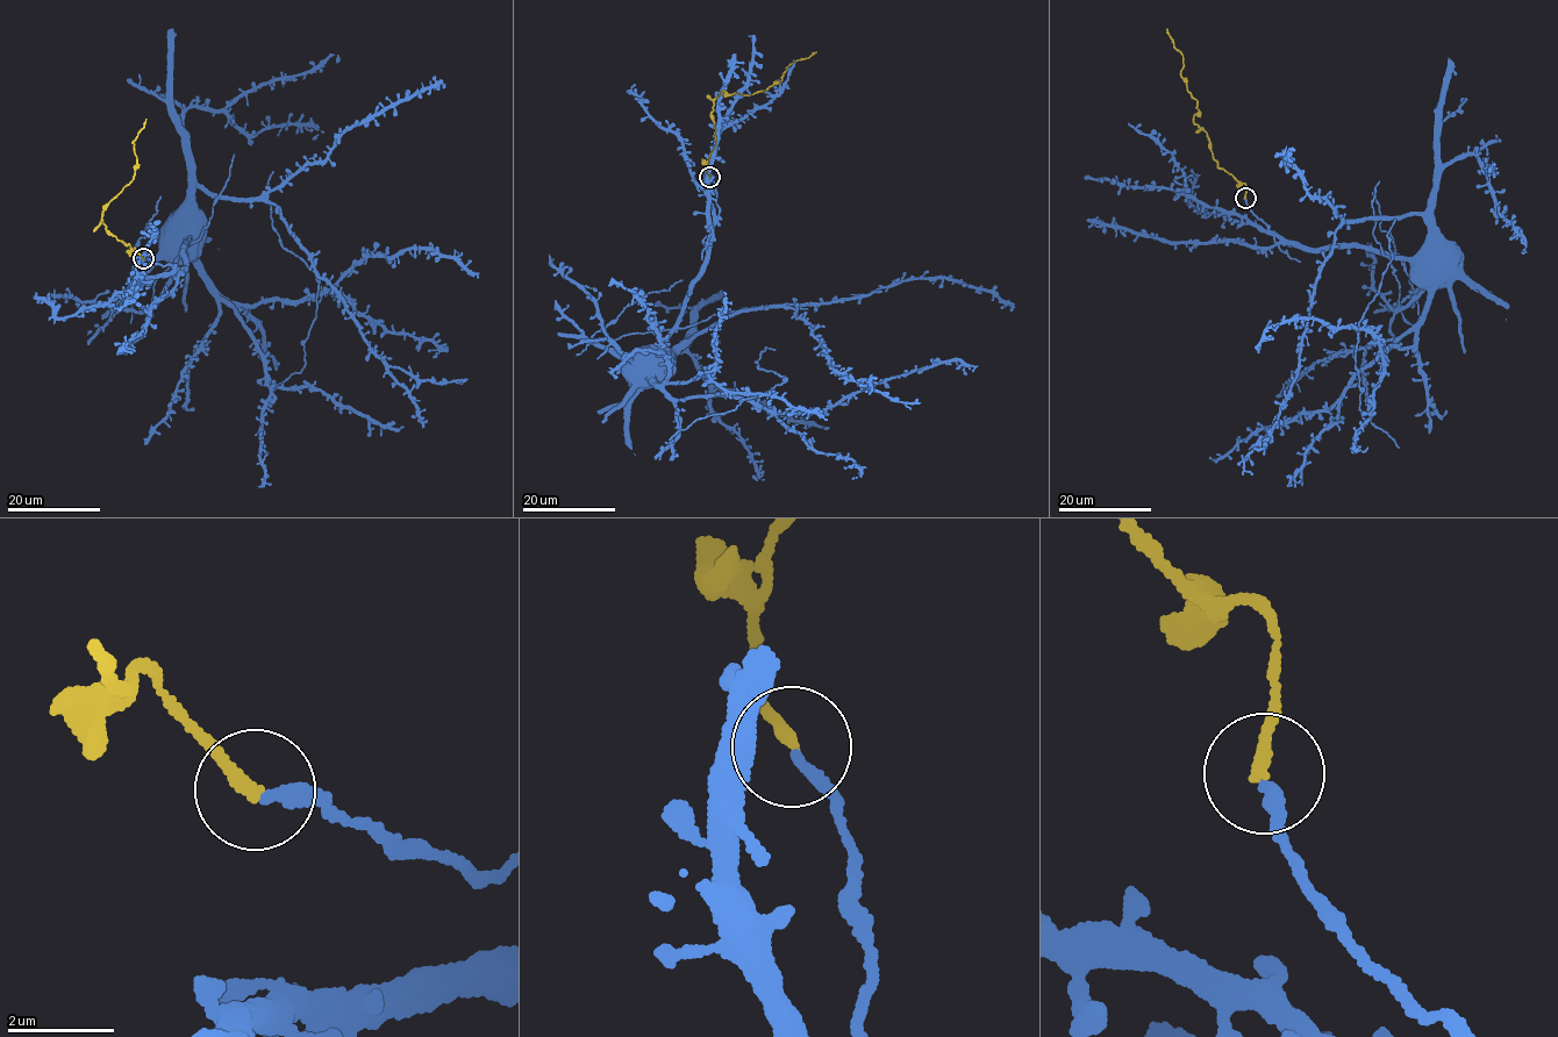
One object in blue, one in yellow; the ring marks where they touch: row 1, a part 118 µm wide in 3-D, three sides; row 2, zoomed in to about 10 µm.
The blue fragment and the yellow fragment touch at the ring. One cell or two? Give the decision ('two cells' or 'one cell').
one cell

